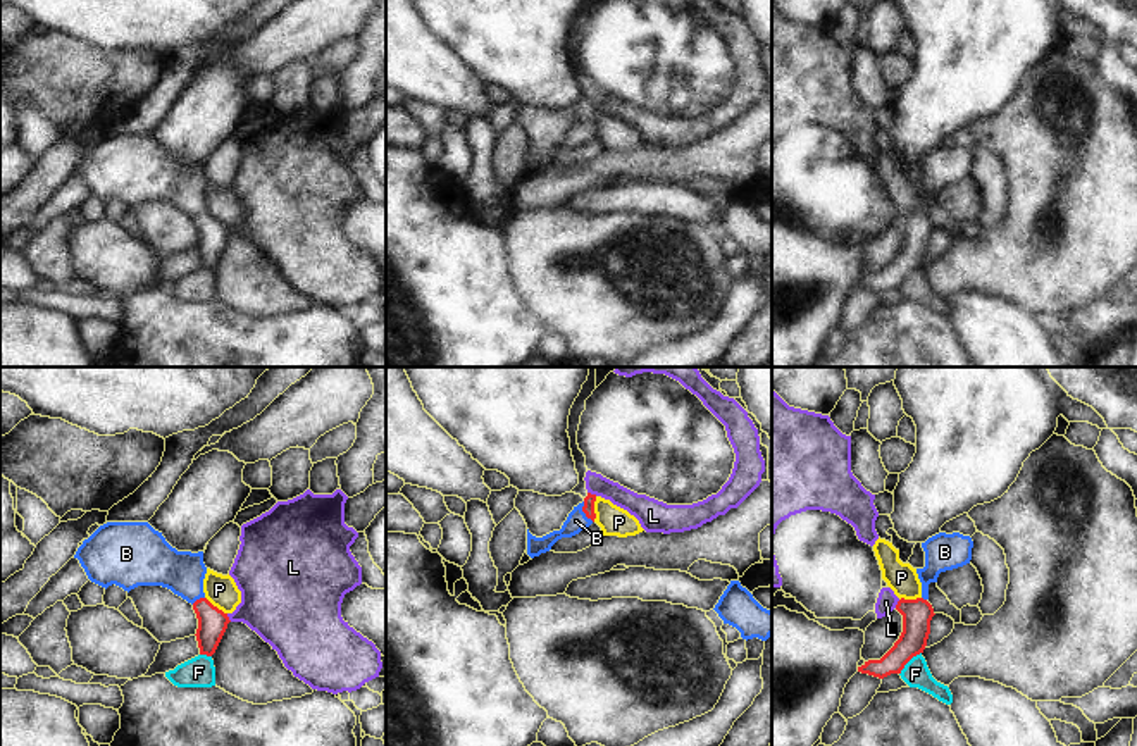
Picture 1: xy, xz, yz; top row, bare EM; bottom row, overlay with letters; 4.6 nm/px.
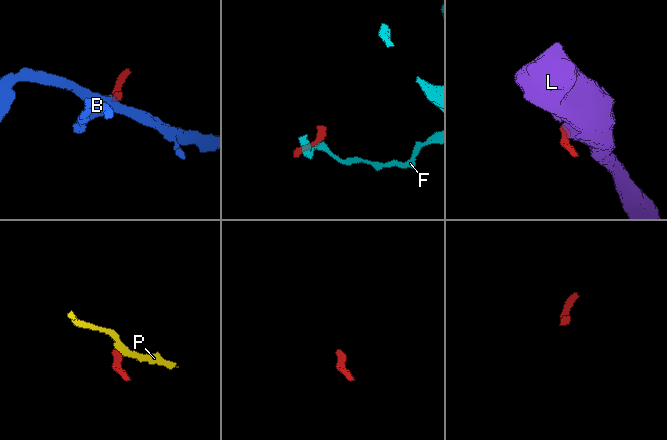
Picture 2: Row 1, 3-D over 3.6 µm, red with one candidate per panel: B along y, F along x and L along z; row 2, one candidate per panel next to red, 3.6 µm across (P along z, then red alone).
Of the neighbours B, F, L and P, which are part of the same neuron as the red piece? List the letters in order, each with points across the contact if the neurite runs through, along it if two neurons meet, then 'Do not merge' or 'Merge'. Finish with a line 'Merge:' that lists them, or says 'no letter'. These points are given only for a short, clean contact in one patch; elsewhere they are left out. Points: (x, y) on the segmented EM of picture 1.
B: Path across: xz (588, 509), (583, 510), (576, 521). Merge
F: Boundary: yz (920, 652), (900, 674). Do not merge
L: Boundary: xz (588, 491), (596, 495). Do not merge
P: Boundary: xz (596, 497), (593, 521). Do not merge
Merge: B

